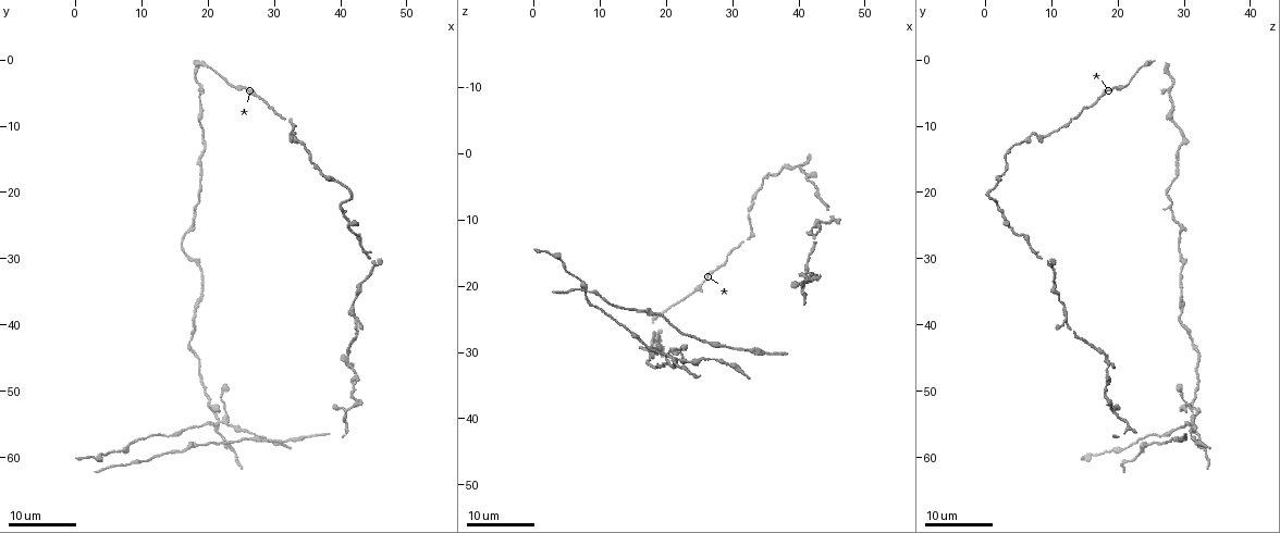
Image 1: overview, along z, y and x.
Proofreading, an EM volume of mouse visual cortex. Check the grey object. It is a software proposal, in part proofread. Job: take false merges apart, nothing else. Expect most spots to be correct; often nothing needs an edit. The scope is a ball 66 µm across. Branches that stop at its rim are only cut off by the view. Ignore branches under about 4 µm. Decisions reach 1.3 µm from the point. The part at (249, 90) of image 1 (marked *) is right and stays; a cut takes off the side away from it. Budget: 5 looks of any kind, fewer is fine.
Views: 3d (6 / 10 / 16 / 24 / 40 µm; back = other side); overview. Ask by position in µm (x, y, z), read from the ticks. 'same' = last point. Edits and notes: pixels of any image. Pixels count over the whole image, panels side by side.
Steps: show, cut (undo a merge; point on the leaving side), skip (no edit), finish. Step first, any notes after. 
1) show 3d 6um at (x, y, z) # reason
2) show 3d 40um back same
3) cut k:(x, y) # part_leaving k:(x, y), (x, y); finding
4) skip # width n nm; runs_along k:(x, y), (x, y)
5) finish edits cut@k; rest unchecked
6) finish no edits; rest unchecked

show 3d 16um at (18.0, 38.0, 29.5) # calibre changes

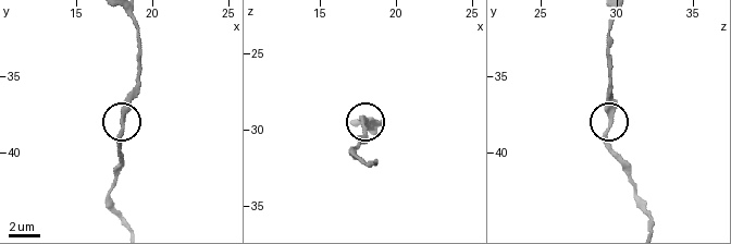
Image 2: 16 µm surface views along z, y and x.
show 3d 10um at (18.0, 38.0, 29.6) # zoom in

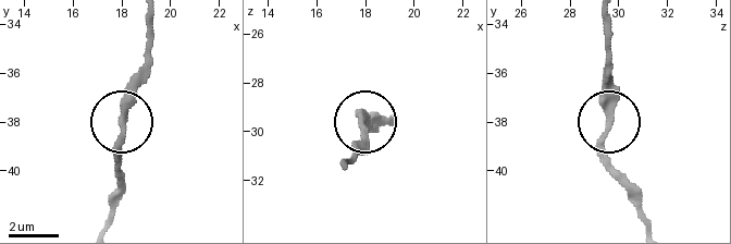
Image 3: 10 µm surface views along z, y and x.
show 3d 6um at (18.0, 37.8, 29.6)

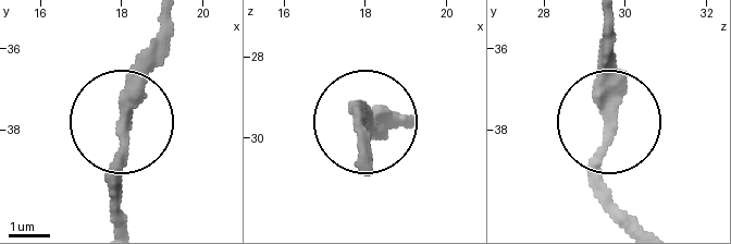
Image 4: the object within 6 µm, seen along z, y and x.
skip # all the same neuron

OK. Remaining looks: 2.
show 3d 24um at (17.0, 25.5, 29.5) # sudden change in width

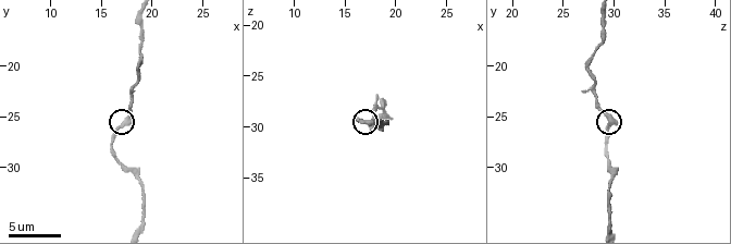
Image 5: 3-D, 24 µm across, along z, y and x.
show 3d 6um at (17.0, 26.2, 29.4)

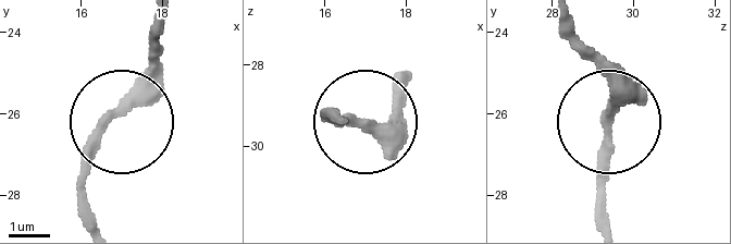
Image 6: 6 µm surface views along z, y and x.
skip # width 280 nm; one neuron here

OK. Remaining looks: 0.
finish no edits; rest unchecked

